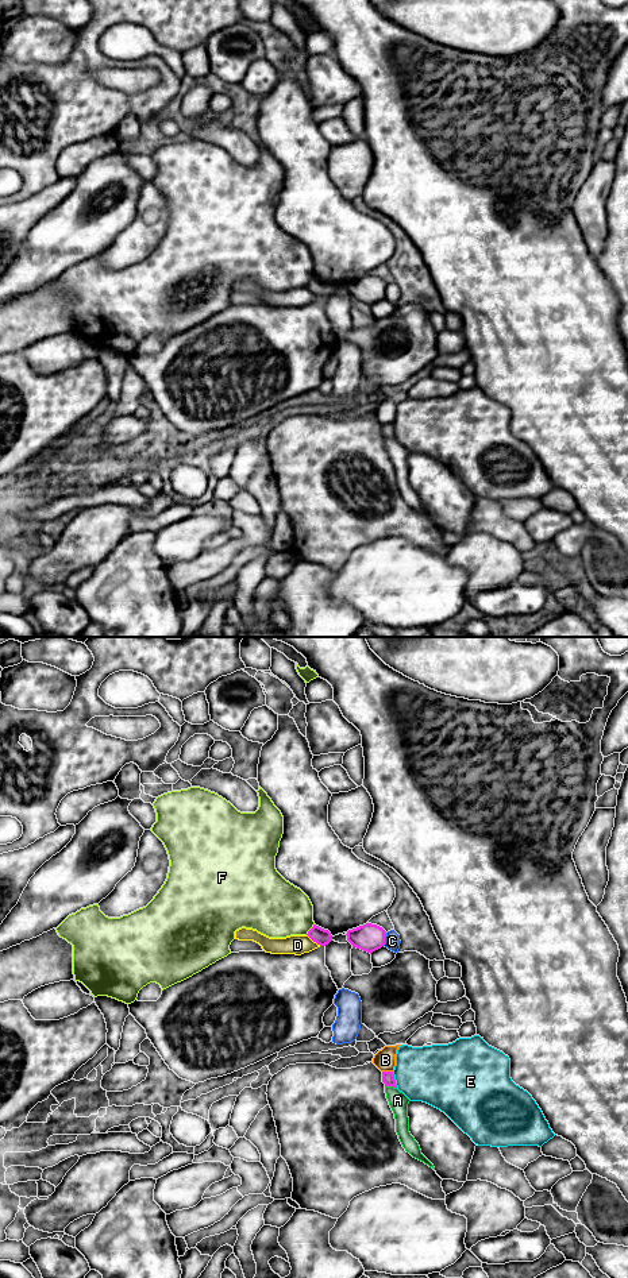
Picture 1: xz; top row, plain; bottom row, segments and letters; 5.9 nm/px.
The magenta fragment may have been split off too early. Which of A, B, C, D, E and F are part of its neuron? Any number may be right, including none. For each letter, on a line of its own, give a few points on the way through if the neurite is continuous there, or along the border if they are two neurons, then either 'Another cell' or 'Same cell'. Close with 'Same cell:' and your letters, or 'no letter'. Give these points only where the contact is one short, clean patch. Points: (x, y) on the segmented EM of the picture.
A: Another cell
B: Another cell
C: Another cell
D: Another cell
E: Another cell
F: Boundary: xz (314, 923), (305, 934). Another cell
Same cell: no letter

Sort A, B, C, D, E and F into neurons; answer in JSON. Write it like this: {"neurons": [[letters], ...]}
{"neurons": [["A"], ["B"], ["C"], ["D"], ["E"], ["F"]]}

